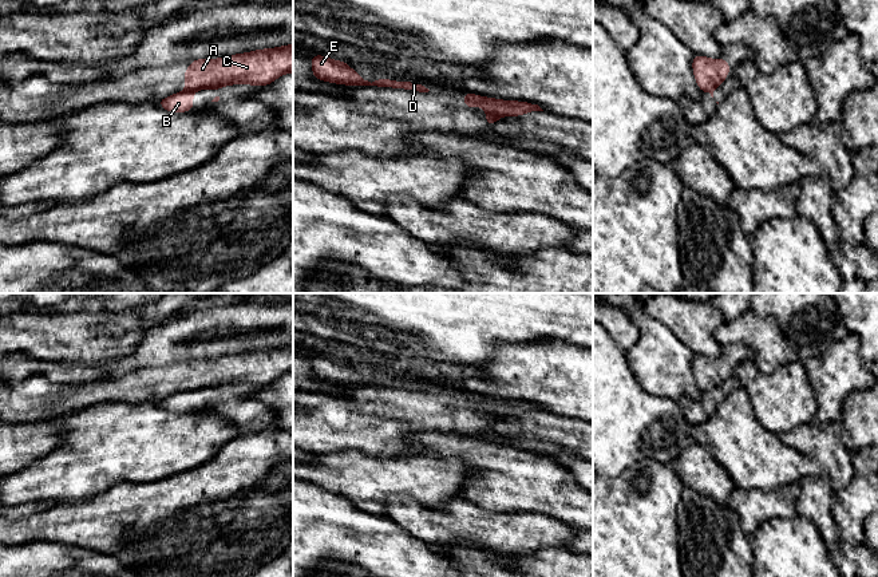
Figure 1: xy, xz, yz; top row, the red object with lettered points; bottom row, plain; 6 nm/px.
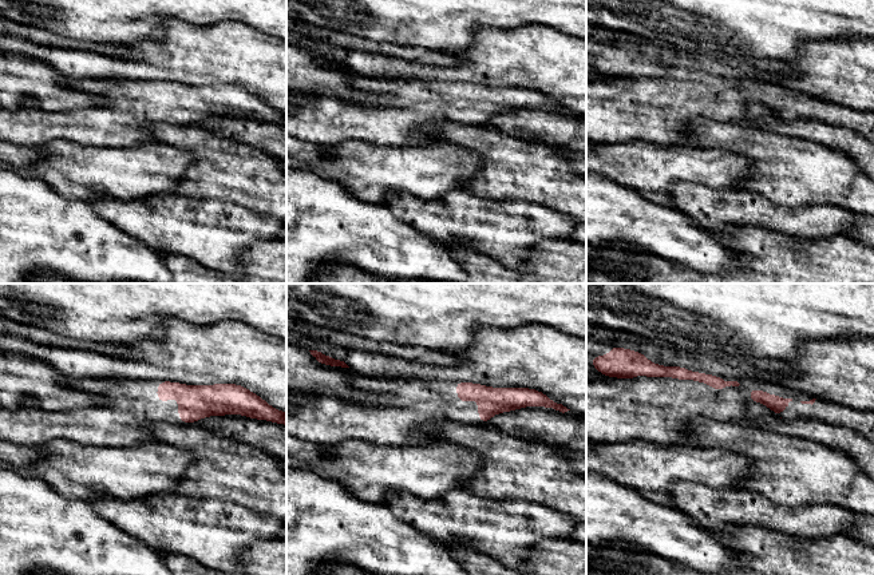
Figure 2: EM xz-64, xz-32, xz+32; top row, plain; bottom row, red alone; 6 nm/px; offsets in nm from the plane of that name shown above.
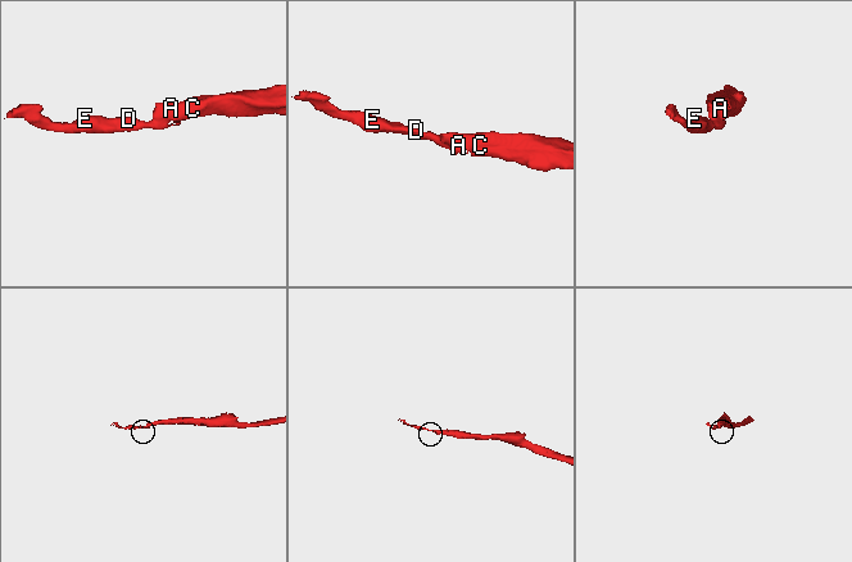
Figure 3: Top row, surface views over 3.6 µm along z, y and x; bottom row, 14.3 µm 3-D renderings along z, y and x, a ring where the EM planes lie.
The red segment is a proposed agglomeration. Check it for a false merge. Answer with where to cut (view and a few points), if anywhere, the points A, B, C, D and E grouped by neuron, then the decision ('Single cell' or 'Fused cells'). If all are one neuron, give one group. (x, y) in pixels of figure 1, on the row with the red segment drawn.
Split along xy (186, 89), (194, 90). Groups: A C / B D E. Fused cells

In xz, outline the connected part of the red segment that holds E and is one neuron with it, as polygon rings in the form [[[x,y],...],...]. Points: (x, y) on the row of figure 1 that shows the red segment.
[[[312,55],[311,62],[312,74],[316,79],[335,84],[347,84],[352,87],[377,86],[419,92],[430,91],[428,88],[416,82],[398,82],[395,79],[379,79],[371,83],[361,78],[355,70],[352,70],[347,62],[329,59],[324,55]]]

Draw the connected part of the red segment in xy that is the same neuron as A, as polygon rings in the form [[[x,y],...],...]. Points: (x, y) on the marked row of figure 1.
[[[293,44],[187,63],[191,67],[185,68],[186,90],[232,84],[269,86],[281,75],[293,72]]]

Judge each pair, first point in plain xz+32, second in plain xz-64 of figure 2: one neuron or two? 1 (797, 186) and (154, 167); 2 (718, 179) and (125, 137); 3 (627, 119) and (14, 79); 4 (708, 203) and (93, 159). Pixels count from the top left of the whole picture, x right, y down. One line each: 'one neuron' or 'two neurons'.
1: two neurons
2: two neurons
3: two neurons
4: two neurons

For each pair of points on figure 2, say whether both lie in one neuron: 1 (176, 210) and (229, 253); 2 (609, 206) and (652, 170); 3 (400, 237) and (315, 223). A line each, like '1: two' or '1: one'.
1: one
2: two
3: one

